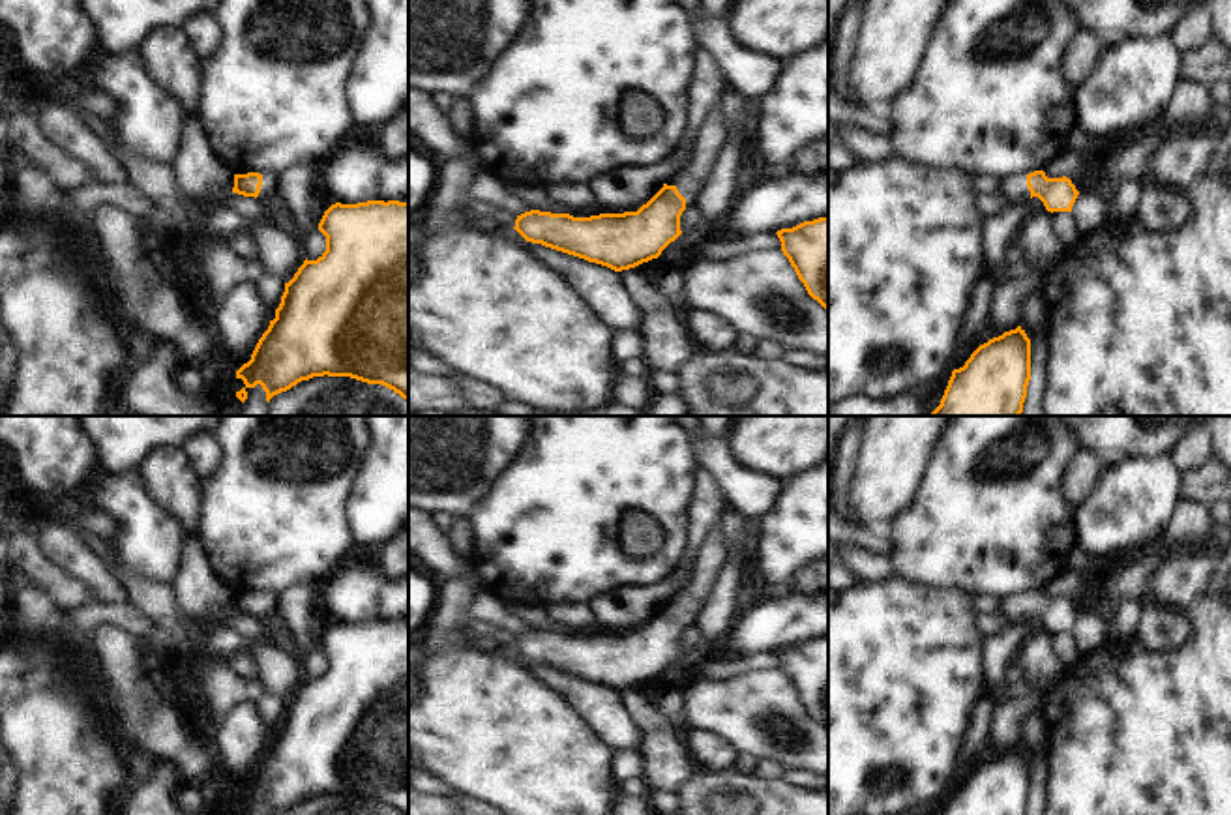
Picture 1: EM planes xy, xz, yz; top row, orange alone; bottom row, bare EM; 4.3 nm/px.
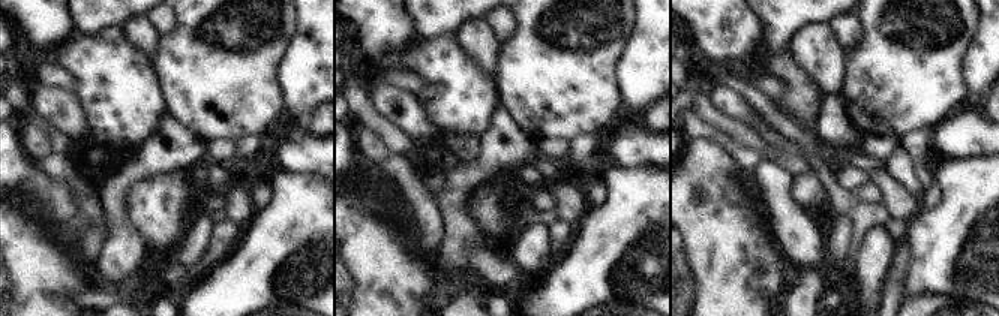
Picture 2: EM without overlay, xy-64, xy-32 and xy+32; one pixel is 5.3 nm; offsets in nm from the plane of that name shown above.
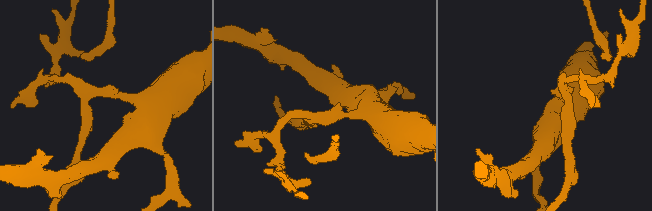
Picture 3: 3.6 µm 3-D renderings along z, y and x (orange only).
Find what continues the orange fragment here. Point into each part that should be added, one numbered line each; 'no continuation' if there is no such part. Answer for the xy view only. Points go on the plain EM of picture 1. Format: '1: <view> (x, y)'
1: xy (270, 602)

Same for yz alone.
1: yz (1014, 607)

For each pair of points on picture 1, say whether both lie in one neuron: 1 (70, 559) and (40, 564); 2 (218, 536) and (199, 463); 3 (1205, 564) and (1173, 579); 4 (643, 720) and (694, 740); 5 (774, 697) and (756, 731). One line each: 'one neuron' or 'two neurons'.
1: two neurons
2: two neurons
3: one neuron
4: two neurons
5: one neuron

